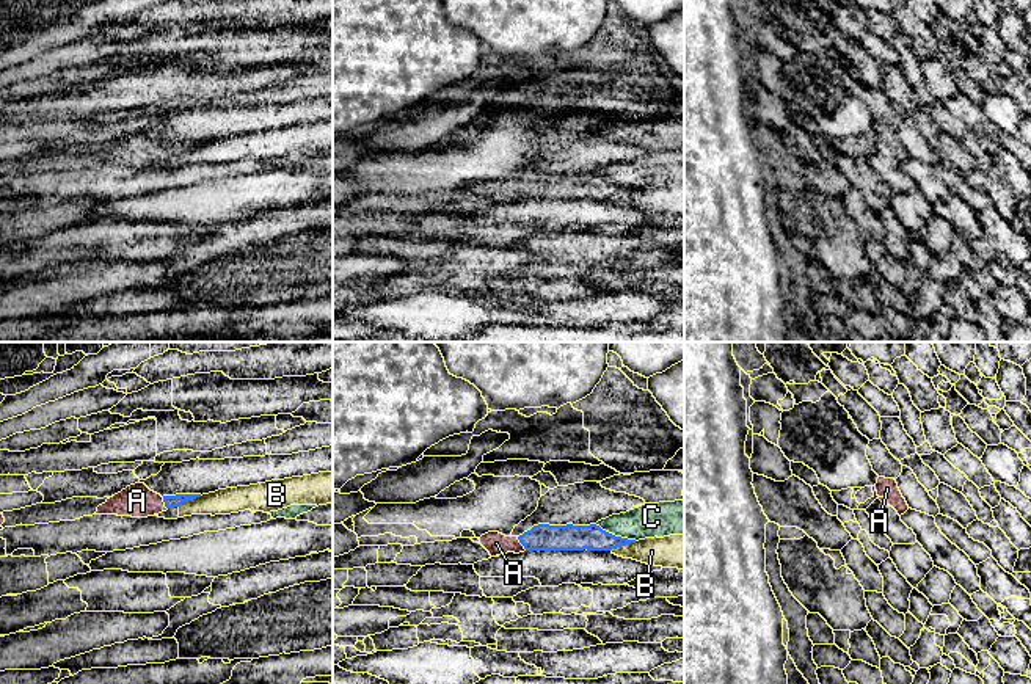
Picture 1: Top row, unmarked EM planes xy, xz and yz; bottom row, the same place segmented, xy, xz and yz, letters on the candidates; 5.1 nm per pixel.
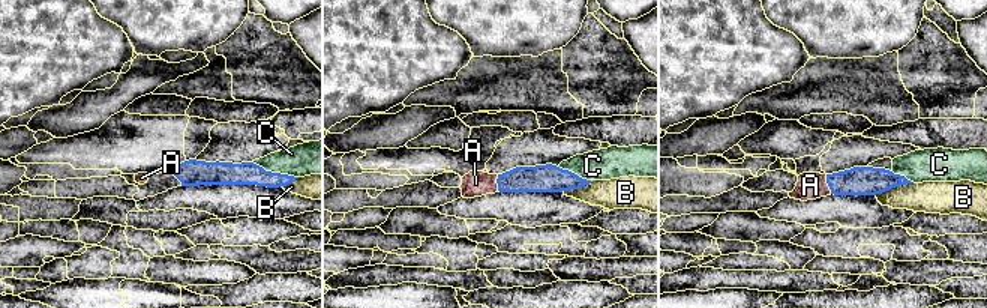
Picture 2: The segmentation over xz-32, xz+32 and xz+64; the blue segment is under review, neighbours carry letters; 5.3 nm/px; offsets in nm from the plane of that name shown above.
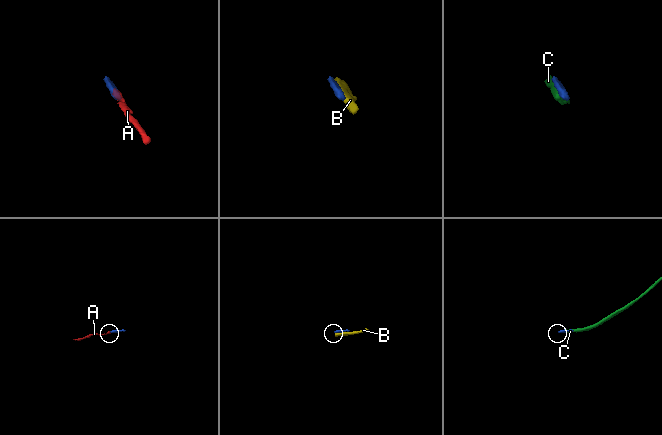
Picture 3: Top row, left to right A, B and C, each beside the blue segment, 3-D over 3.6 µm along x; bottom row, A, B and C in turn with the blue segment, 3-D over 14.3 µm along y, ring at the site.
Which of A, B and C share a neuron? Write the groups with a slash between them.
A / B / C

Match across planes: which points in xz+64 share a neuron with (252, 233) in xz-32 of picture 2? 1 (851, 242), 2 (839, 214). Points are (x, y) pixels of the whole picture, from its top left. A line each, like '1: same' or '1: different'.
1: same
2: different

